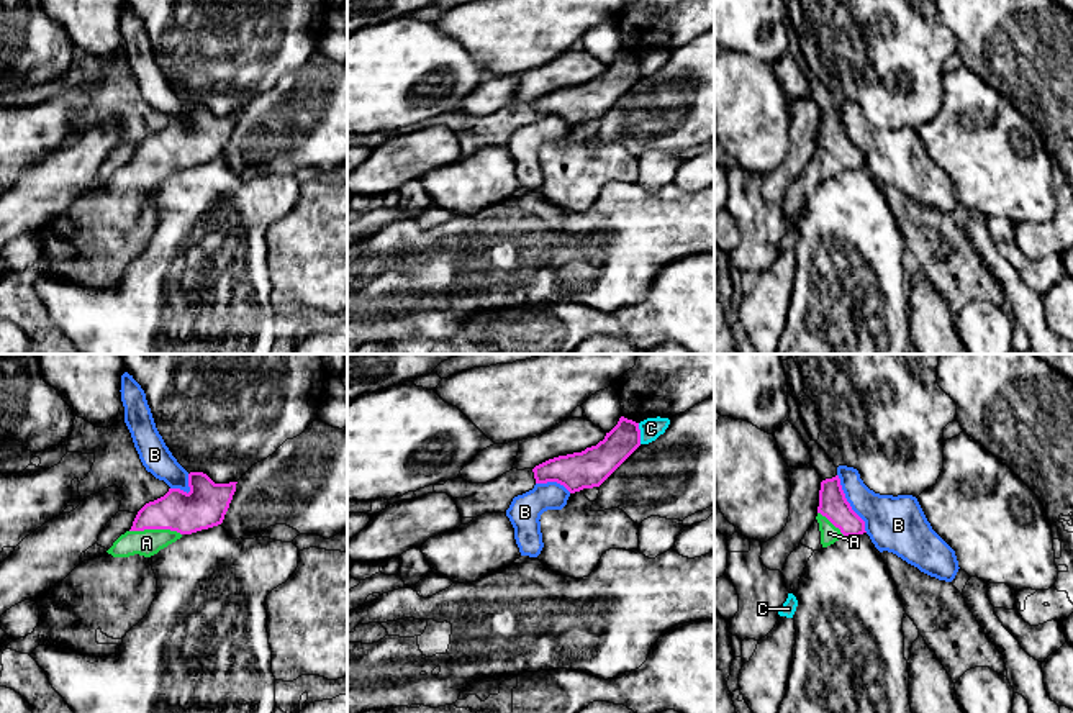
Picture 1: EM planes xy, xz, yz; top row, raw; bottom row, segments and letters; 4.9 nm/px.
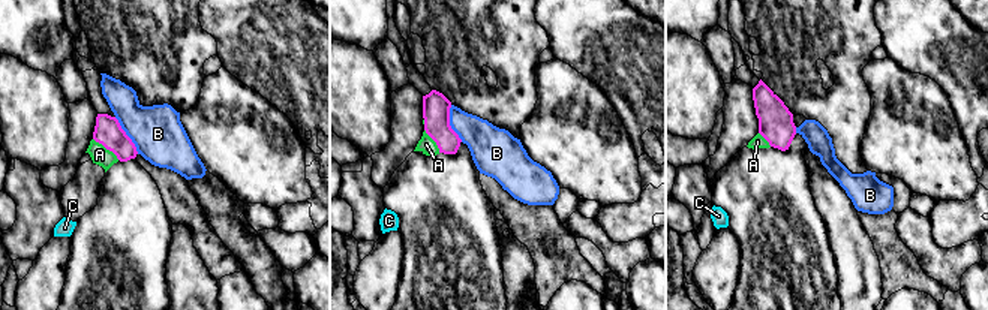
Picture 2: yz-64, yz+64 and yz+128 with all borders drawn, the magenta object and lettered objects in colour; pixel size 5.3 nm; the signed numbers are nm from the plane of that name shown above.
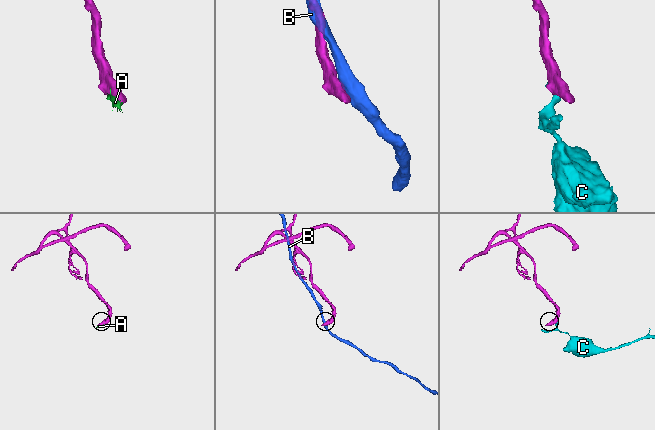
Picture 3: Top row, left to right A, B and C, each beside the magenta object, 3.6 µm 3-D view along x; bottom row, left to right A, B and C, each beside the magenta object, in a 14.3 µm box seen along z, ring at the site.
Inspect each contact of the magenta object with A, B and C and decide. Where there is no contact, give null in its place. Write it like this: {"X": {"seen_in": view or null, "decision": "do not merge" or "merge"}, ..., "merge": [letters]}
{"A": {"seen_in": "xy", "decision": "merge"}, "B": {"seen_in": "yz", "decision": "do not merge"}, "C": {"seen_in": "xz", "decision": "do not merge"}, "merge": ["A"]}

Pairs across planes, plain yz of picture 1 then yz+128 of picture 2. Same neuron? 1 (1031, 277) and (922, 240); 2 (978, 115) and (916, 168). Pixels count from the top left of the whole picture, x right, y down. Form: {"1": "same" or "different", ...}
{"1": "same", "2": "same"}

